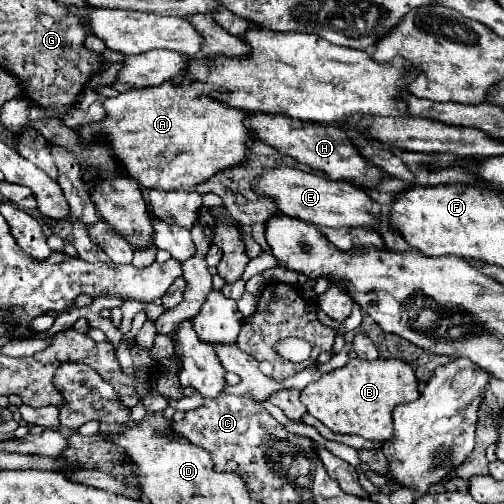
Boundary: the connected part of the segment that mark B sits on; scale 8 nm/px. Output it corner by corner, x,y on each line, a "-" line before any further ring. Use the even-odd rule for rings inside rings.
350,359
342,369
326,373
320,381
302,389
302,403
308,413
340,435
360,435
370,441
392,439
392,411
400,403
420,397
412,367
400,359

